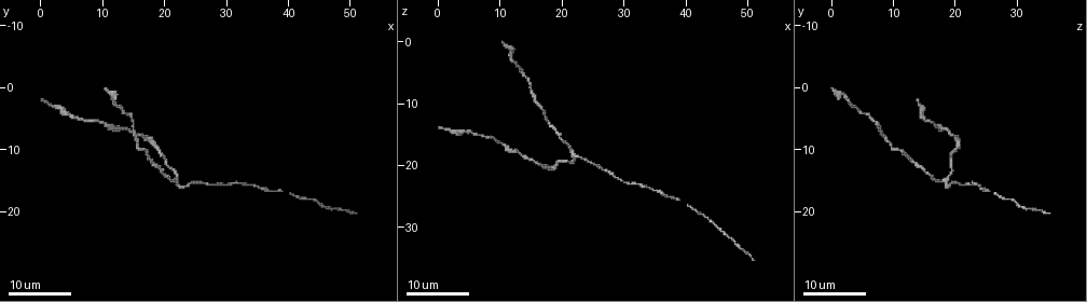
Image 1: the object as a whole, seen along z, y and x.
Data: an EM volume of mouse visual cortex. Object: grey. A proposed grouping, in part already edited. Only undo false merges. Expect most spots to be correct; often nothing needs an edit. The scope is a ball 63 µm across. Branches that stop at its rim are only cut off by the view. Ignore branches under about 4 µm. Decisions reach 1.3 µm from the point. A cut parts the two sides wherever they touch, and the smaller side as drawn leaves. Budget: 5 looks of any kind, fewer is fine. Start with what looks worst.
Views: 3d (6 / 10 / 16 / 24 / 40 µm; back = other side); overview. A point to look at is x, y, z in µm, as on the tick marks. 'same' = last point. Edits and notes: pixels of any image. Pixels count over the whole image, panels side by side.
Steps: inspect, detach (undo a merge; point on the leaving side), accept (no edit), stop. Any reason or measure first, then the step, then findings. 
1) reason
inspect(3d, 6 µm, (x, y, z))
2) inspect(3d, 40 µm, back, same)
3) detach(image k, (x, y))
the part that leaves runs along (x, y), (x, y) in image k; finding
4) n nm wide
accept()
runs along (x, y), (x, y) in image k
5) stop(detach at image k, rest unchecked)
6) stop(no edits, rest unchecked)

arms part here
inspect(3d, 24 µm, (22.0, 15.0, 18.5))

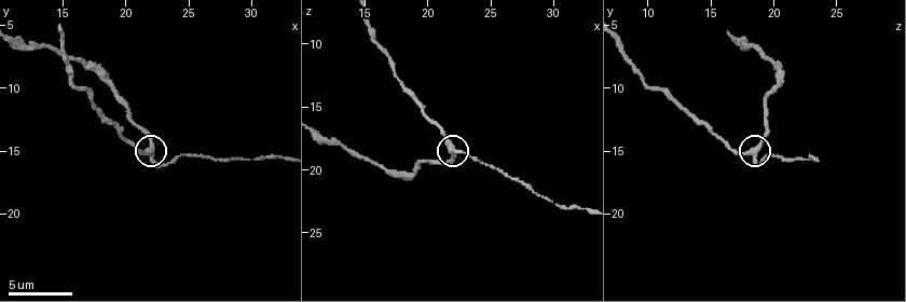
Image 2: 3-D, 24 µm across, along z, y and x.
zoom in
inspect(3d, 10 µm, (22.0, 15.0, 18.4))

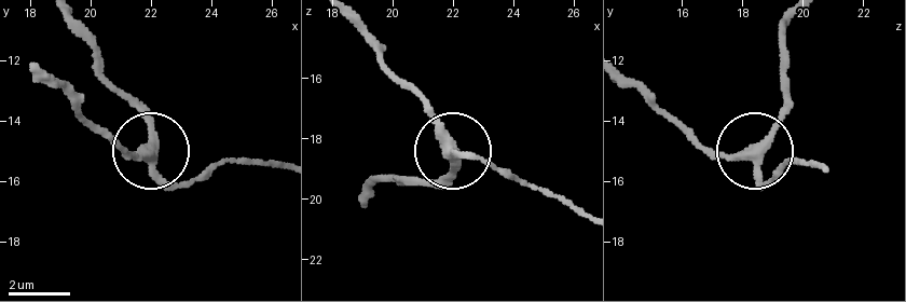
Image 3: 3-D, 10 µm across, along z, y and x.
accept()
runs along (786, 165), (766, 181), (755, 152), (717, 158), (696, 150) in image 3; one neuron here

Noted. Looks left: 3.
inspect(3d, 10 µm, (12.8, 6.6, 17.8))

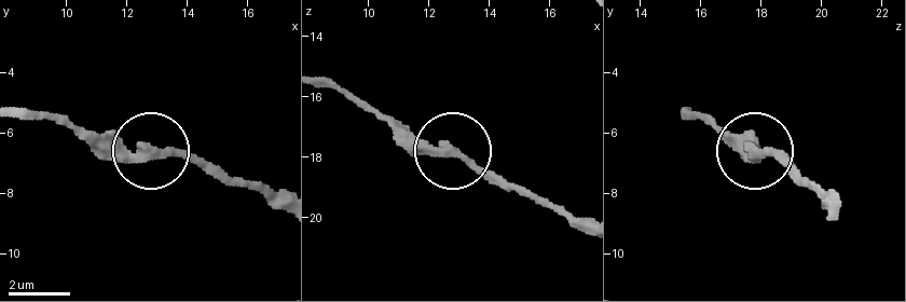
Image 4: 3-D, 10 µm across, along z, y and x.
inspect(3d, 6 µm, (12.7, 6.7, 17.8))

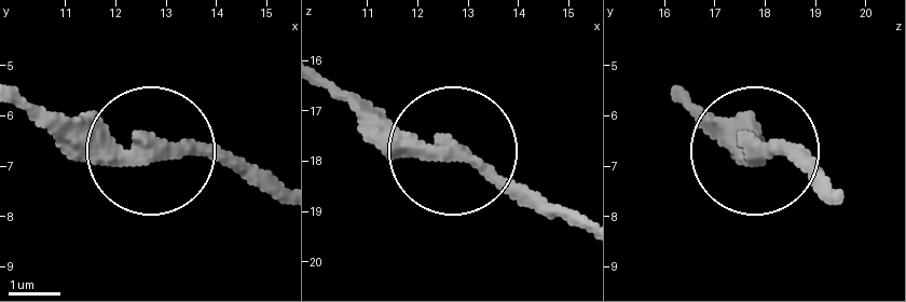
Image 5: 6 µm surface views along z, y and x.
330 nm wide
accept()
runs along (278, 184), (201, 154), (84, 154), (51, 134) in image 5; one neuron here

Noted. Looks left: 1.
thick turns thin
inspect(3d, 10 µm, (18.2, 12.2, 13.4))

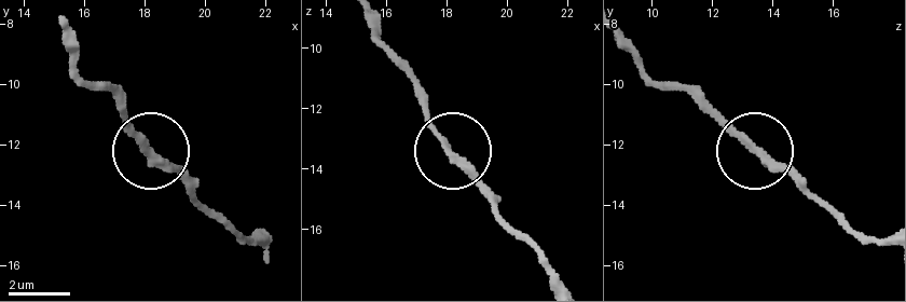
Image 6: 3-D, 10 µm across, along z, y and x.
accept()
runs along (262, 242), (231, 234), (153, 158), (118, 98) in image 6; one neuron here

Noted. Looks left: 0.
stop(no edits, rest unchecked)

